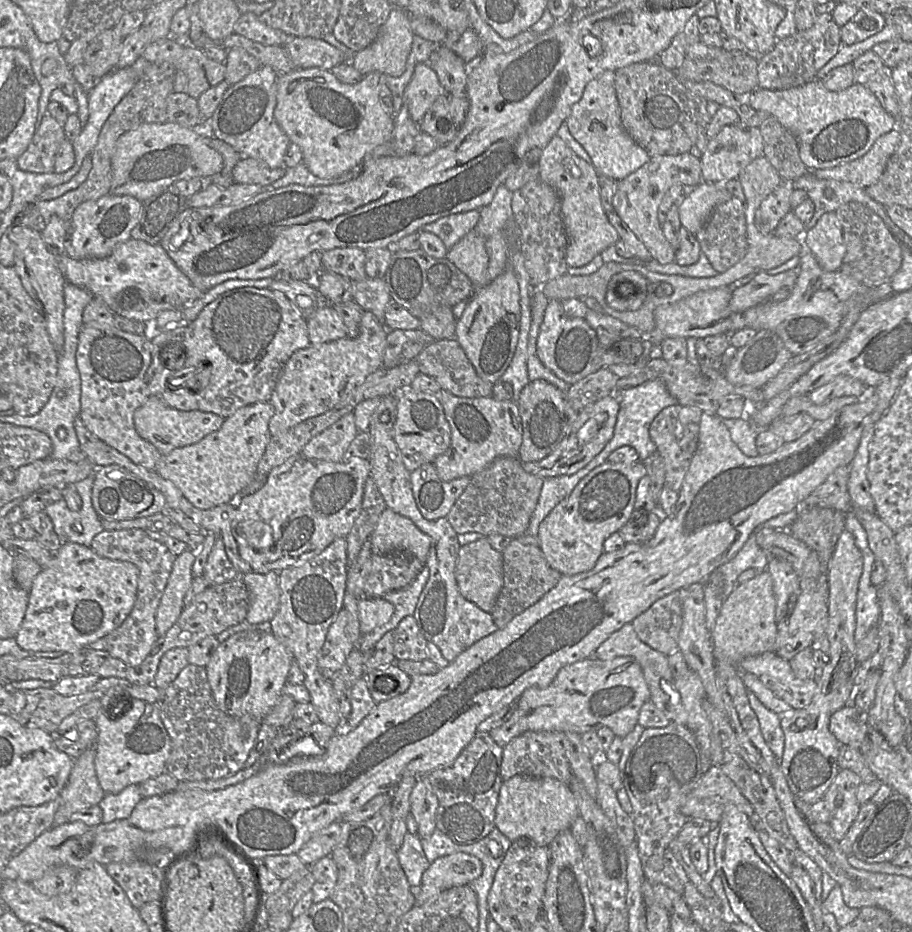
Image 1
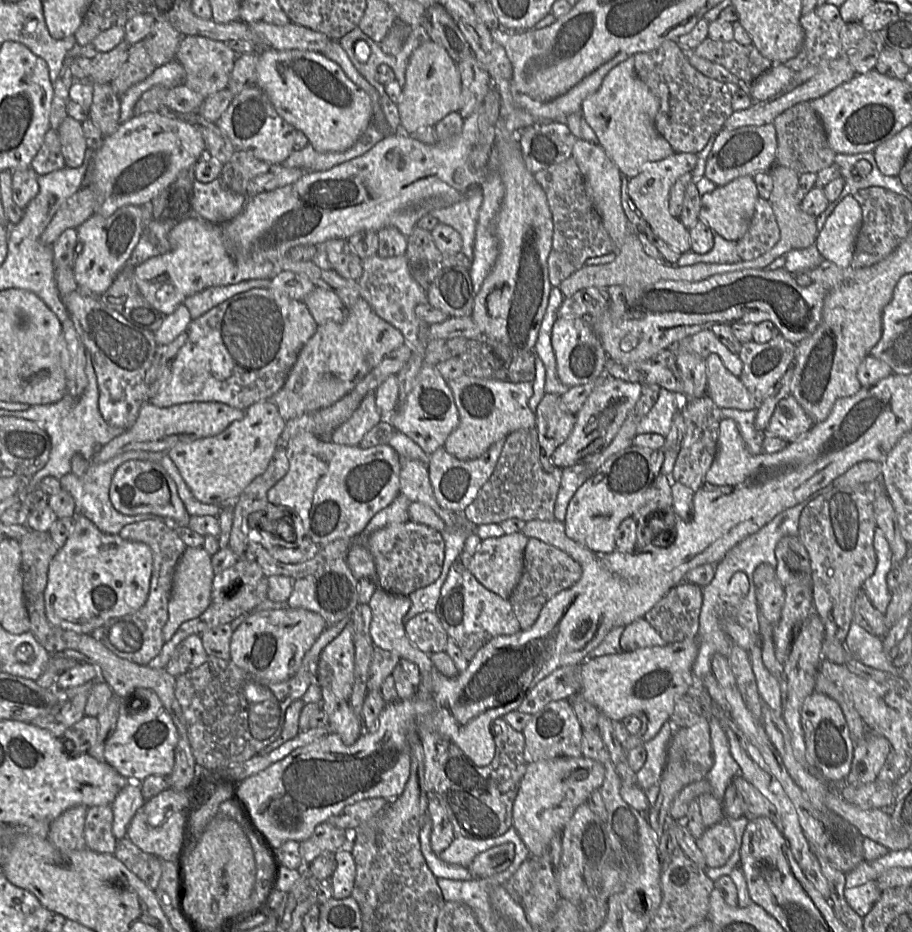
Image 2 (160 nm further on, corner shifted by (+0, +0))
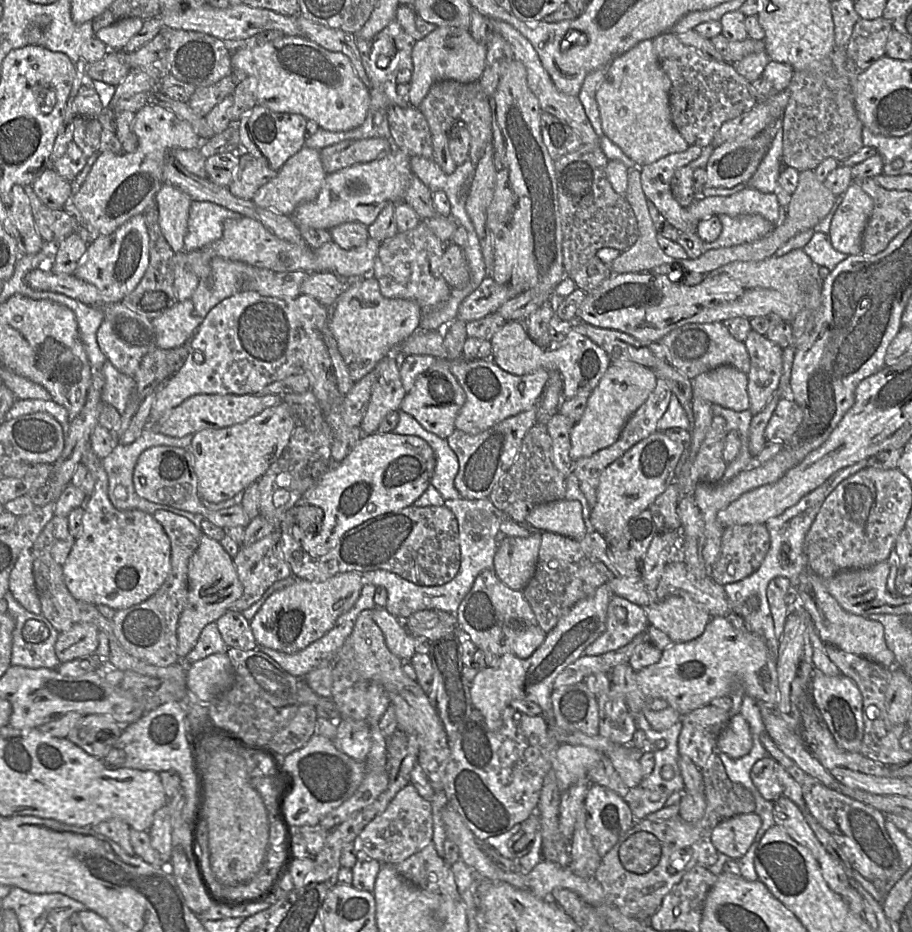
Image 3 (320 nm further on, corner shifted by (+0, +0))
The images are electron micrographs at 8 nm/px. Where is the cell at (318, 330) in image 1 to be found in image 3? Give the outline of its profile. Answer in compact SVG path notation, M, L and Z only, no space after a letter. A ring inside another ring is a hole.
M311 272L303 280L300 290L330 309L344 288L344 281L333 272Z

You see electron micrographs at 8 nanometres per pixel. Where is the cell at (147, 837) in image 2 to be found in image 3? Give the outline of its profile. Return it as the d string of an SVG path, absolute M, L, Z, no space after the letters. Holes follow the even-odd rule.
M169 701L155 708L137 721L123 727L123 732L113 744L103 761L111 767L133 768L162 772L176 770L185 793L182 810L184 820L189 821L197 801L197 778L192 766L191 745L186 730L186 712L183 702Z

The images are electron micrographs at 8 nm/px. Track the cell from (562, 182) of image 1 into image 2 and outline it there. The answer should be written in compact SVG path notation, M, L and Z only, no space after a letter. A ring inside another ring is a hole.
M578 139L573 145L571 156L584 177L587 194L600 215L605 229L617 248L620 248L628 234L628 220L621 204L622 174L619 168L600 145L582 139Z

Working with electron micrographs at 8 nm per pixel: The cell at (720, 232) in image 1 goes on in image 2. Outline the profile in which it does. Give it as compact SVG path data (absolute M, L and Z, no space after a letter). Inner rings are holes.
M759 199L749 229L737 240L737 252L742 261L753 260L770 250L779 240L780 230L768 199Z

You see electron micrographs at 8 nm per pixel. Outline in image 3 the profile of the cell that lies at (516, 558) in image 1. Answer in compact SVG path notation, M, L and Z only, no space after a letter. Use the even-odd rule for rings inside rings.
M543 532L535 574L522 592L538 625L548 633L577 602L593 595L606 582L606 577L587 558L578 541Z

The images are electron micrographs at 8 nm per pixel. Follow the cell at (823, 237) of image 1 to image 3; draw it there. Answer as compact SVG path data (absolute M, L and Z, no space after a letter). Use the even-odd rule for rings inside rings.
M852 182L843 194L828 233L837 251L847 256L861 254L862 235L872 208L871 197Z

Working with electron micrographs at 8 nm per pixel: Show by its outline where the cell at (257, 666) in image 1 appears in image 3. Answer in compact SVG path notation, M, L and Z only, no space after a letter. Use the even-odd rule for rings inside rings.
M355 571L325 581L296 579L292 585L268 597L250 620L256 646L287 654L303 650L333 628L337 619L356 602L363 586L362 573Z

